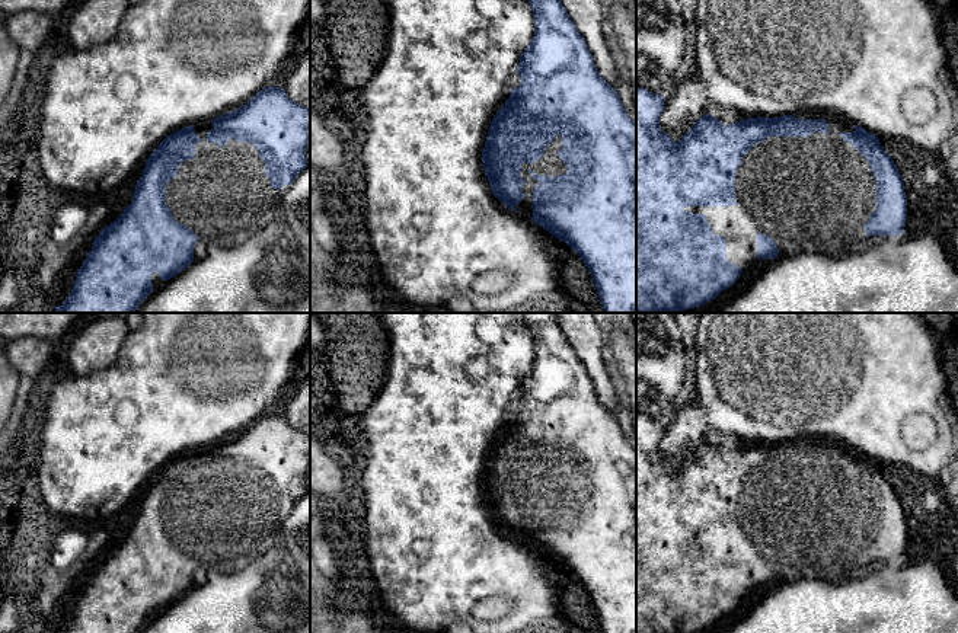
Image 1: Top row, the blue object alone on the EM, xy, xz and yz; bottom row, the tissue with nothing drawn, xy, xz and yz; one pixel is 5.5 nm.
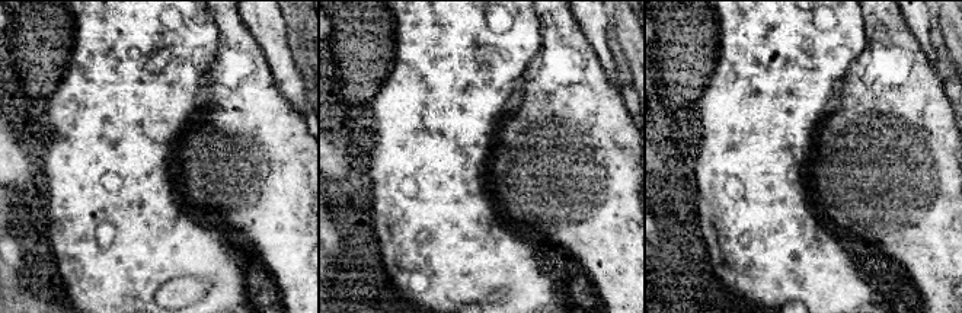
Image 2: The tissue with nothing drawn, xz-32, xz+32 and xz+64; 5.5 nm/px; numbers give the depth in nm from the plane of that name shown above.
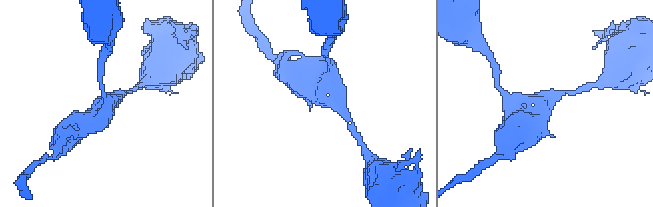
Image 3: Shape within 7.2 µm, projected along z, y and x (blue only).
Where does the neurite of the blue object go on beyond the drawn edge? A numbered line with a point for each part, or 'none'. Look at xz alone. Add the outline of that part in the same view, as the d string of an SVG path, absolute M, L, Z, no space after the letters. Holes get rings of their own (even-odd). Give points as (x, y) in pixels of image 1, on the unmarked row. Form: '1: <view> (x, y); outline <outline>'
1: xz (551, 491); outline M558 461L545 474L545 482L537 489L524 489L521 492L521 503L526 506L521 517L526 519L526 522L520 530L515 531L520 541L530 546L533 543L533 517L539 511L539 508L533 505L534 501L549 501L552 505L555 505L558 501L565 501L568 498L568 492L556 482L561 474L562 463Z

